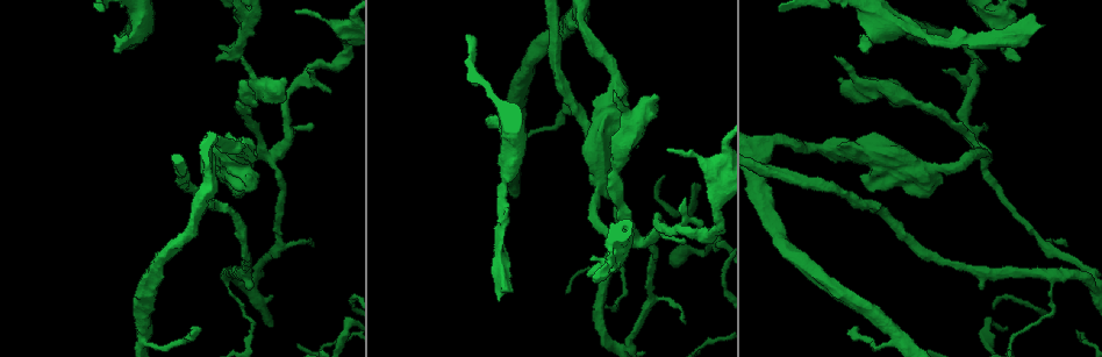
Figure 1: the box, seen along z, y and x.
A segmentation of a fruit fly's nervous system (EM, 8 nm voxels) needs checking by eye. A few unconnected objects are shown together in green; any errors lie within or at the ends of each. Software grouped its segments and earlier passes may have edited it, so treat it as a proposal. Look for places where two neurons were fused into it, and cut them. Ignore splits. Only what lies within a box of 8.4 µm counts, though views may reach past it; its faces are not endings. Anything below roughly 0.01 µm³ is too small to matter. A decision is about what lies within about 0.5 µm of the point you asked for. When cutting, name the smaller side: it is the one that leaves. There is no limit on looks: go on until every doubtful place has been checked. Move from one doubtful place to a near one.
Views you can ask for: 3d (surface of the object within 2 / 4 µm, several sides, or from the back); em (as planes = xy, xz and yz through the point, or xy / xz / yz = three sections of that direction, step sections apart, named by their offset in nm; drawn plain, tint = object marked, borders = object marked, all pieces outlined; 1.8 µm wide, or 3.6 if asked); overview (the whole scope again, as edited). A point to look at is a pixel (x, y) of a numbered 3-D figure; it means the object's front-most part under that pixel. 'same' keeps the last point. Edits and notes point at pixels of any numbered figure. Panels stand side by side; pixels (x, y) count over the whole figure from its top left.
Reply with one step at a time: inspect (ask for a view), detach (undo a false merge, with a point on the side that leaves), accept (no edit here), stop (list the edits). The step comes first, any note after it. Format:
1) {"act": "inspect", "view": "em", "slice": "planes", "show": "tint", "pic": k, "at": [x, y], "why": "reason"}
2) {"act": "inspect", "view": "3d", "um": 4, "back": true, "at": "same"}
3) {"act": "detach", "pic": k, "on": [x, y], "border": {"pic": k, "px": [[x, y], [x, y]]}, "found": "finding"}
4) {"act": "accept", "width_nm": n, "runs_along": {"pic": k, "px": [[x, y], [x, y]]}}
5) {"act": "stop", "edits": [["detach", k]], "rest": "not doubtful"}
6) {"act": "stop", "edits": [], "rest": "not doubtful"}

{"act": "inspect", "view": "3d", "um": 4, "pic": 1, "at": [246, 25], "why": "a fork"}

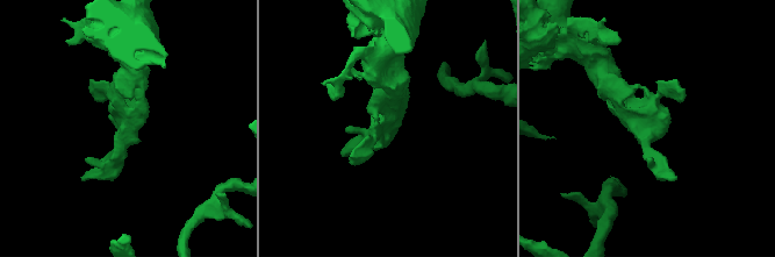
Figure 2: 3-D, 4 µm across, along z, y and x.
{"act": "inspect", "view": "em", "slice": "xy", "step": 4, "show": "tint", "pic": 2, "at": [129, 126]}

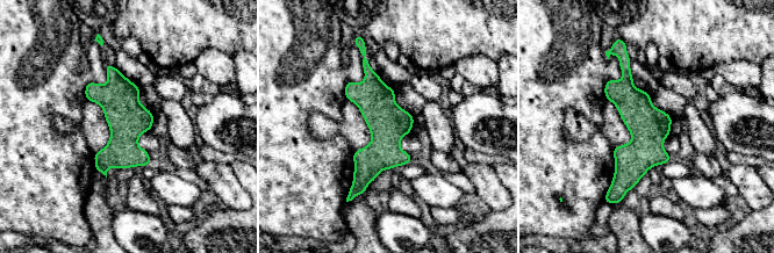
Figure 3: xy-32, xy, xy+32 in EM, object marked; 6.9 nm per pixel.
{"act": "inspect", "view": "em", "slice": "planes", "show": "tint", "at": "same"}

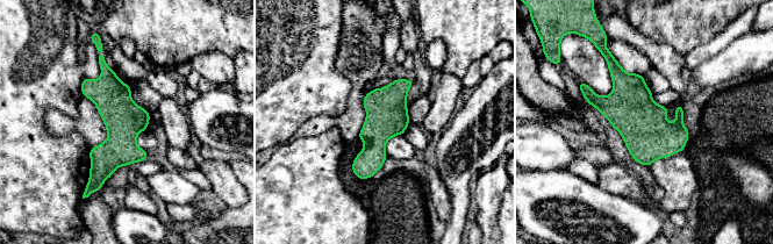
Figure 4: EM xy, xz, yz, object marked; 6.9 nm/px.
{"act": "accept", "runs_along": {"pic": 4, "px": [[101, 59], [115, 149], [98, 186]]}, "found": "one neuron here"}

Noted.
{"act": "inspect", "view": "3d", "um": 4, "pic": 1, "at": [241, 281], "why": "sharp bend"}

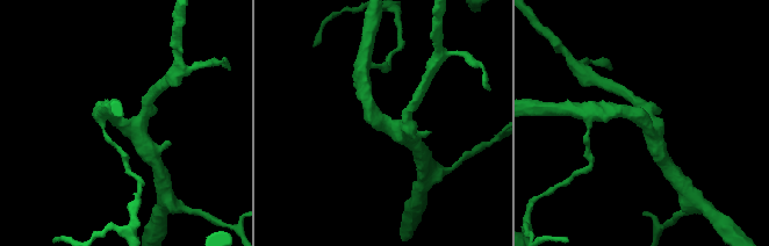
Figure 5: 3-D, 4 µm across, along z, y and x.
{"act": "inspect", "view": "em", "slice": "yz", "step": 4, "show": "tint", "pic": 5, "at": [379, 124], "arms": 3}

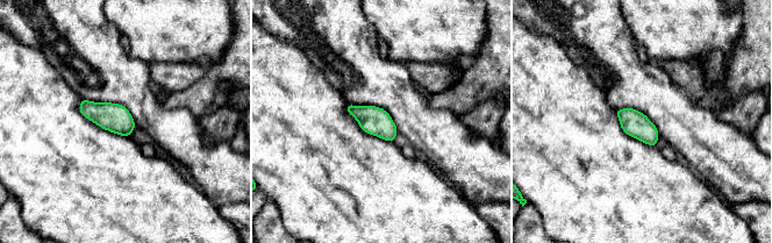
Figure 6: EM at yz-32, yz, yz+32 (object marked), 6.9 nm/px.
{"act": "accept", "found": "continuous, no second neuron"}

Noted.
{"act": "inspect", "view": "3d", "um": 4, "pic": 1, "at": [269, 156], "why": "four or more arms meet"}

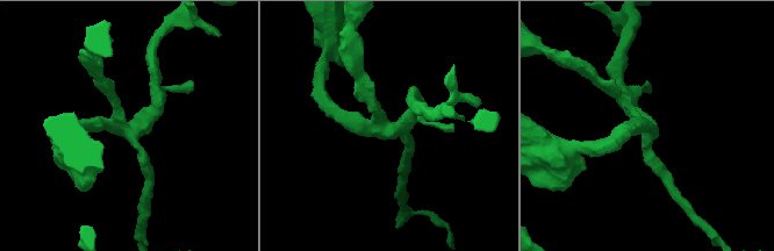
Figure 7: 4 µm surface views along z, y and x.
{"act": "inspect", "view": "em", "slice": "planes", "show": "tint", "pic": 7, "at": [127, 129], "arms": 4}

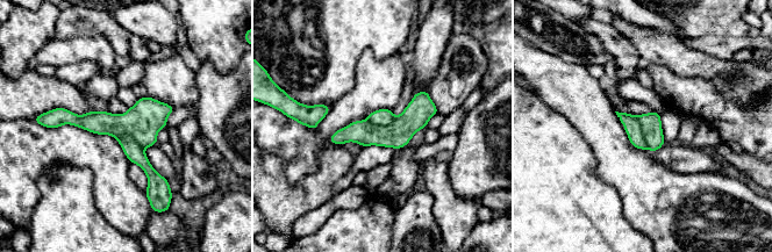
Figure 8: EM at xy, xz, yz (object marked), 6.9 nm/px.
{"act": "detach", "pic": 8, "on": [381, 117], "part_leaving": {"pic": 8, "px": [[122, 139], [162, 185]]}, "found": "two neurons meet here"}

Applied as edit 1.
{"act": "inspect", "view": "3d", "um": 4, "pic": 1, "at": [580, 22], "why": "abrupt turn"}

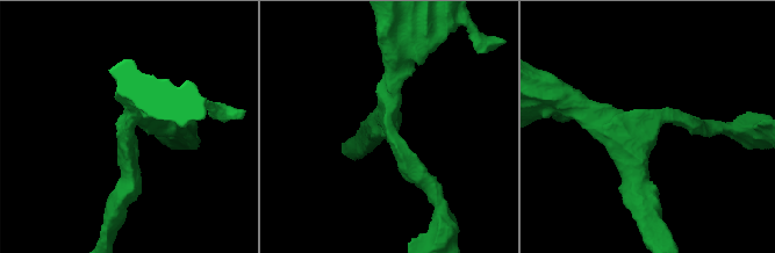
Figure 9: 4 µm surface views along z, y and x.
{"act": "inspect", "view": "em", "slice": "planes", "show": "tint", "pic": 9, "at": [650, 120]}

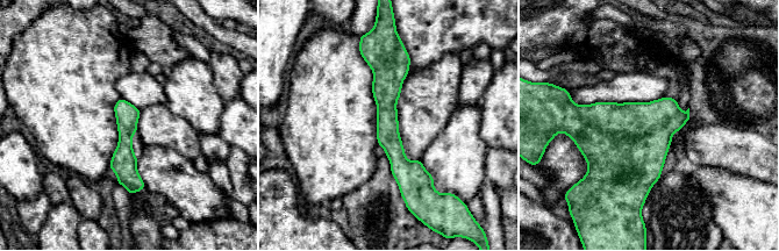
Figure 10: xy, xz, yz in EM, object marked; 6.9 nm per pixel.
{"act": "accept", "width_nm": 160, "runs_along": {"pic": 10, "px": [[383, 51], [387, 136], [406, 188]]}, "found": "all the same neuron"}

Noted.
{"act": "stop", "edits": [["detach", 8]], "rest": "not doubtful"}

